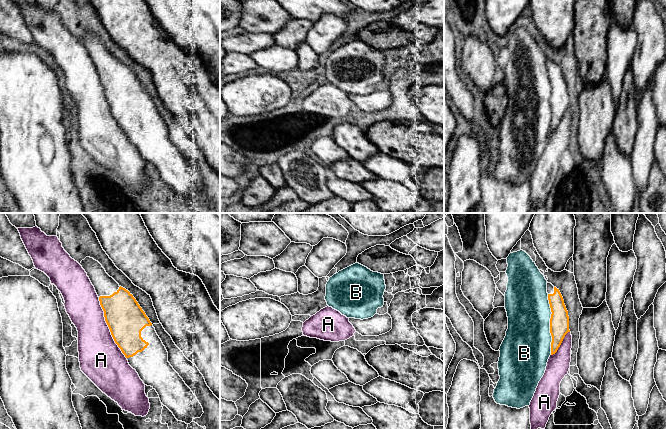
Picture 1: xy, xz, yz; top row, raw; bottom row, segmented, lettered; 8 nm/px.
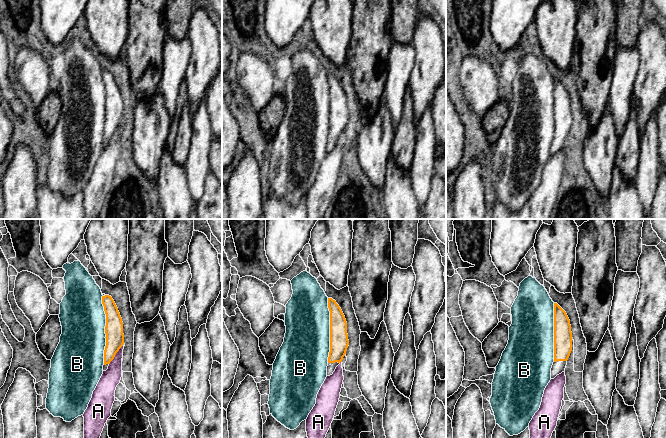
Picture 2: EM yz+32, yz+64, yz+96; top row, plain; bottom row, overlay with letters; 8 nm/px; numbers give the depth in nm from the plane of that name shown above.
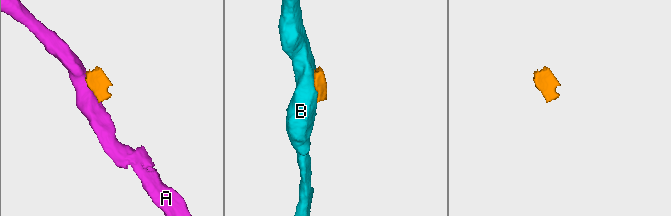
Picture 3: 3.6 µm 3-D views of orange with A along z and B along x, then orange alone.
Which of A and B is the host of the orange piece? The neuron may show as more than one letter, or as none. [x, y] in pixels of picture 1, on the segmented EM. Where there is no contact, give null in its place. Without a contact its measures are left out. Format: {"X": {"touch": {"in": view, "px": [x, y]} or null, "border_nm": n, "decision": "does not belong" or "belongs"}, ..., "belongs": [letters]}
{"A": {"touch": {"in": "xy", "px": [109, 328]}, "border_nm": 550, "decision": "does not belong"}, "B": {"touch": {"in": "yz", "px": [550, 324]}, "border_nm": 480, "decision": "does not belong"}, "belongs": []}

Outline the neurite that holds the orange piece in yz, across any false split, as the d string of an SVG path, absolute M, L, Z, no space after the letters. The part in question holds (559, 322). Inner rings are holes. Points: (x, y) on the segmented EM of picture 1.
M547 282L548 300L551 308L550 333L552 336L551 355L560 347L569 330L569 316L563 297L556 287Z

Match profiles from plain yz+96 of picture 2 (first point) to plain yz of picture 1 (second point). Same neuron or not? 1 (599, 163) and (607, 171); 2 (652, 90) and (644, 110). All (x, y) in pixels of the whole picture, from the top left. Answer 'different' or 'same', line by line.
1: different
2: different

